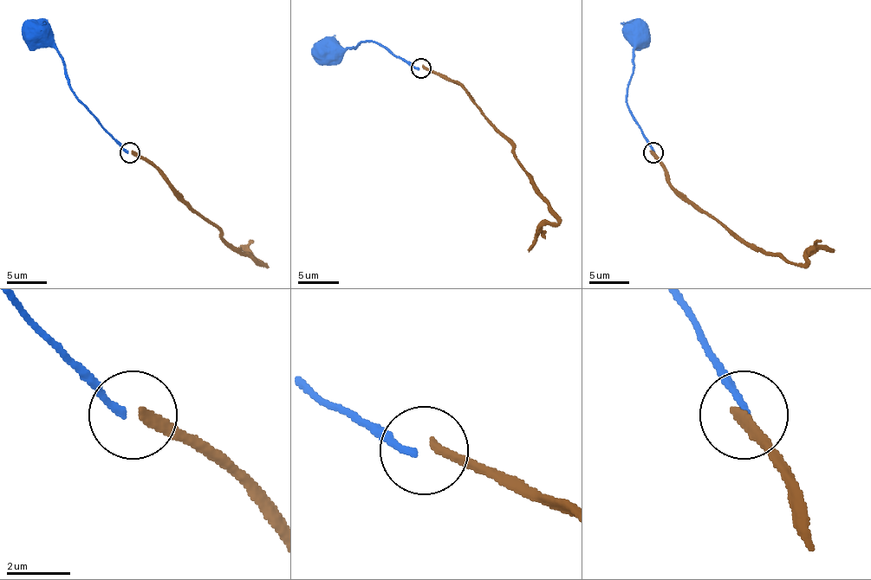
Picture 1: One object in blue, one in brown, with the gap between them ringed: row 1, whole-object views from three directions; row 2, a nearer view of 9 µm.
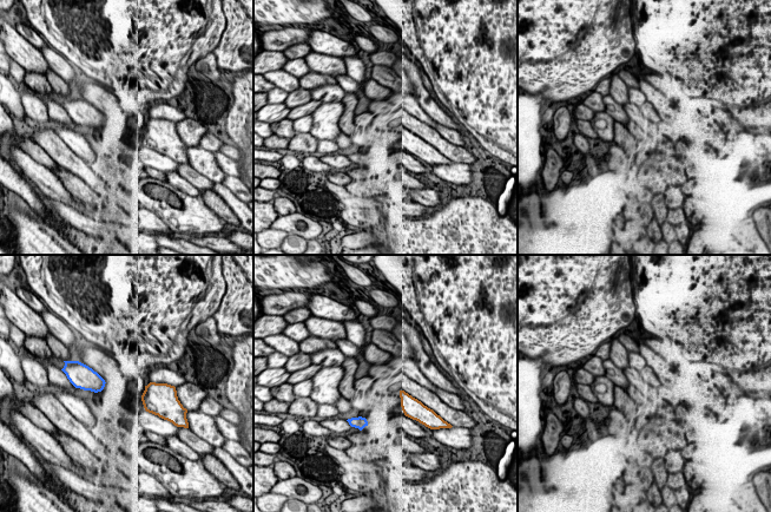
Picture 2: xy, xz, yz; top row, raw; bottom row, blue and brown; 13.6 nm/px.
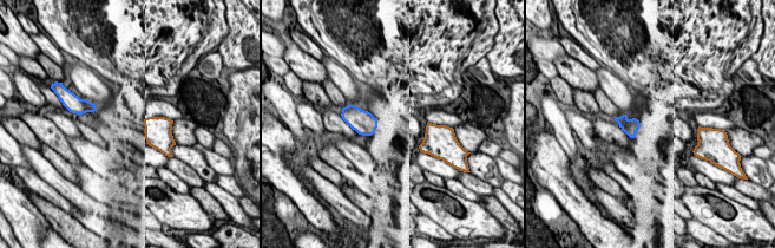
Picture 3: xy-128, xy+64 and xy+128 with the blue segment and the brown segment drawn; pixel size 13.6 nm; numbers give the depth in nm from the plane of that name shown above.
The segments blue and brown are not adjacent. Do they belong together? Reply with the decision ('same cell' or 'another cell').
another cell

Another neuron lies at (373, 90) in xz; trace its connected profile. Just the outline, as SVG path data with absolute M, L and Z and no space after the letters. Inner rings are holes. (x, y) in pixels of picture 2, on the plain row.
M374 79L365 80L362 84L362 91L365 94L364 99L371 100L387 100L393 91L388 87L380 85Z

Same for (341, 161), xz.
M324 155L319 158L323 163L330 165L335 170L345 169L350 166L352 163L345 155Z

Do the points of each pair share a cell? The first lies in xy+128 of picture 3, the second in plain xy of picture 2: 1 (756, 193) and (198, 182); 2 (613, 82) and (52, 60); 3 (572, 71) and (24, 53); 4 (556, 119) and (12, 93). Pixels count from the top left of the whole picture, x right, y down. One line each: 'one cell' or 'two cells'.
1: one cell
2: one cell
3: one cell
4: one cell

